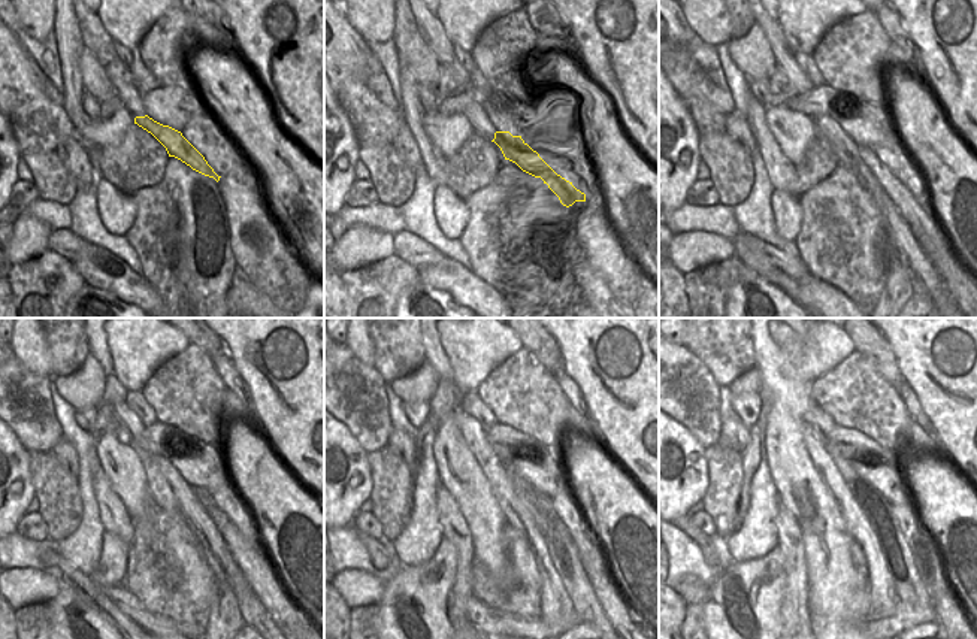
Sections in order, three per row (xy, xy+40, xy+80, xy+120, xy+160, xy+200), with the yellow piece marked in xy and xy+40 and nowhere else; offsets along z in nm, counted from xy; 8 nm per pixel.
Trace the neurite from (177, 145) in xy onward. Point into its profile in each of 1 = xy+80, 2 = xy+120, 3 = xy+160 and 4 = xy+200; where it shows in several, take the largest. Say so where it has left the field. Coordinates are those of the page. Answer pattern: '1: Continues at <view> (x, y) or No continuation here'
1: Continues at xy+80 (962, 285)
2: Continues at xy+120 (293, 621)
3: Continues at xy+160 (614, 606)
4: Continues at xy+200 (950, 615).

